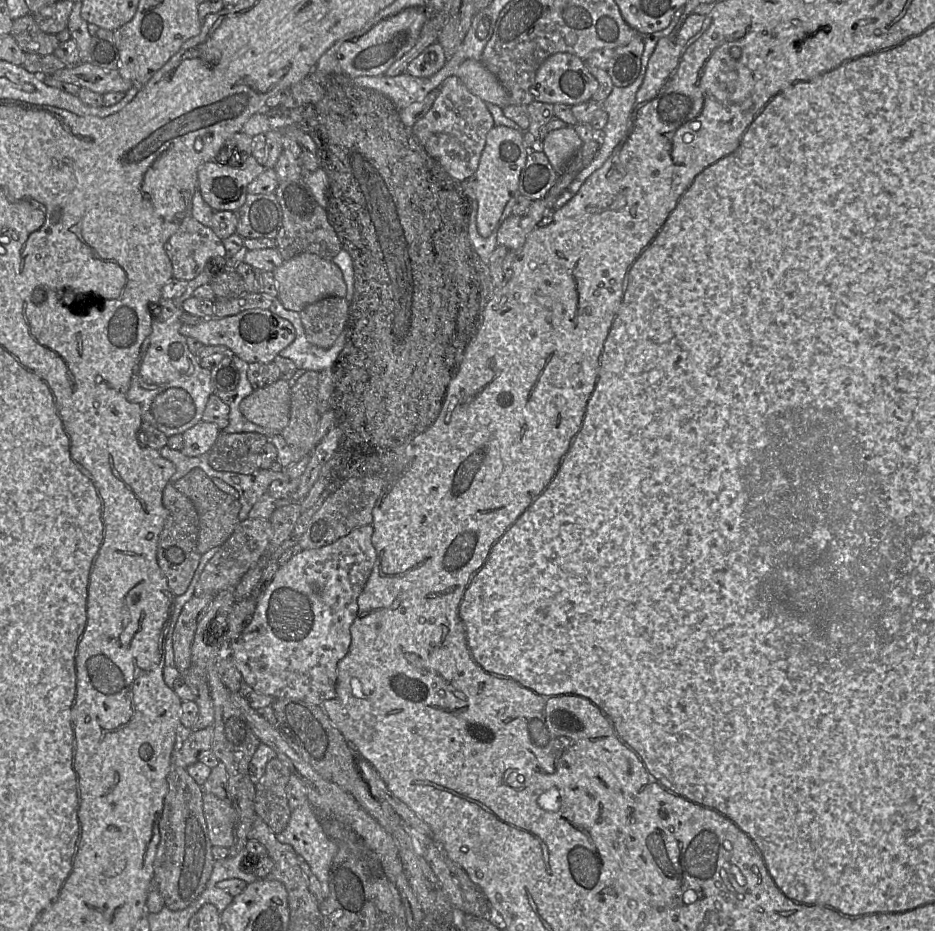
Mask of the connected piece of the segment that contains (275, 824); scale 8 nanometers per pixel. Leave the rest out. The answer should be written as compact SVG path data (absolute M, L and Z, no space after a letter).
M275 757L266 764L265 773L255 784L255 814L275 835L286 828L290 819L285 787L291 775L289 768Z

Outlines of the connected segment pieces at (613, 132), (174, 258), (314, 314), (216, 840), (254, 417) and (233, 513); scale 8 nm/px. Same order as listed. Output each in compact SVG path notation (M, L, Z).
M682 8L680 10L677 10L674 13L670 24L665 29L644 36L644 51L643 51L642 60L641 60L641 70L640 70L638 77L633 83L631 83L630 85L626 87L614 86L610 95L603 101L602 107L608 113L608 122L602 132L600 149L597 155L595 156L595 158L592 160L592 162L576 176L576 178L571 182L571 184L566 188L566 190L558 197L558 199L555 202L555 208L556 207L561 208L571 198L573 198L576 195L576 193L580 190L584 182L595 171L597 171L603 166L603 164L609 158L609 156L611 155L615 147L621 141L622 137L624 136L624 134L626 133L628 129L628 124L630 121L631 113L632 113L632 110L636 101L636 93L644 80L647 66L648 66L648 61L652 53L655 50L658 40L668 35L675 28L676 24L678 23L681 17L681 14L682 14Z
M193 217L186 218L178 230L165 244L166 253L172 263L173 278L190 281L205 270L206 263L214 257L226 258L226 249L222 239L214 231Z
M329 296L300 311L308 341L323 349L330 348L344 329L349 302L345 297Z
M204 793L203 812L212 846L231 847L236 812L230 800Z
M278 379L271 385L254 390L240 403L242 415L250 422L281 434L290 418L290 386Z
M199 468L192 469L185 476L173 482L173 486L184 494L197 510L199 518L198 553L202 555L212 548L220 547L240 522L238 518L241 509L239 500L221 491L212 479Z

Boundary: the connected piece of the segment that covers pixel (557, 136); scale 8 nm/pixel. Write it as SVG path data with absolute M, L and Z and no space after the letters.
M573 126L551 131L541 143L541 149L556 172L564 172L584 142Z

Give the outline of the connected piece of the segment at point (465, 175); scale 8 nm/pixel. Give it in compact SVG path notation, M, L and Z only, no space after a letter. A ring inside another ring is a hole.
M457 76L444 80L431 109L411 128L413 135L446 172L463 182L476 172L488 132L495 126L486 103L474 95Z

